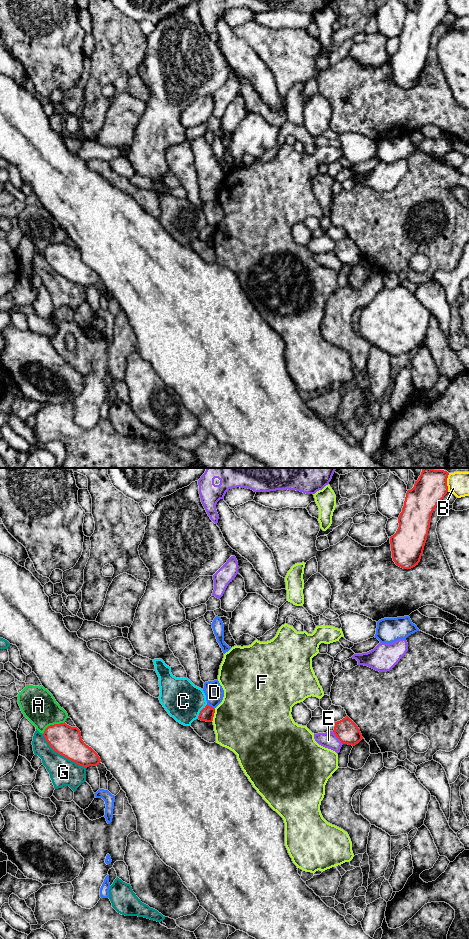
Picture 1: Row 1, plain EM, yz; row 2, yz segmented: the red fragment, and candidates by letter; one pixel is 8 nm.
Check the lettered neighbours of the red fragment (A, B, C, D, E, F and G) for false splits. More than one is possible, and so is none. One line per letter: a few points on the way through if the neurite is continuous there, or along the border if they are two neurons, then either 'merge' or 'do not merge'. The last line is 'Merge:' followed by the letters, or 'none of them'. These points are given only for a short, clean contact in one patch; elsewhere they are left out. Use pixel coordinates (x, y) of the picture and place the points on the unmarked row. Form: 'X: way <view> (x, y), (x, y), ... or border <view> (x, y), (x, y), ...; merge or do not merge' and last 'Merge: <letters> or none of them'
A: do not merge
B: do not merge
C: do not merge
D: border yz (207, 223), (214, 229); do not merge
E: do not merge
F: do not merge
G: do not merge
Merge: none of them

